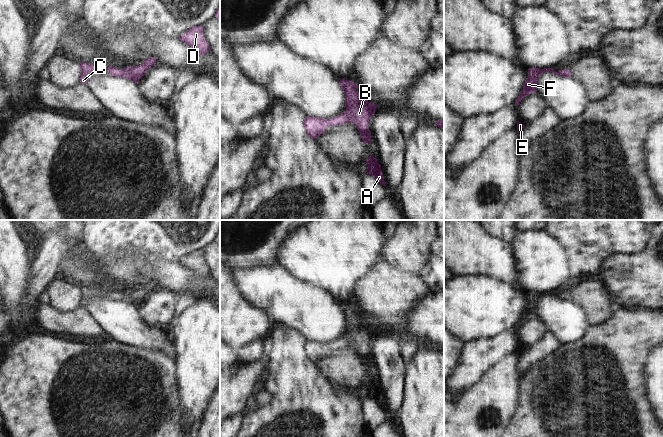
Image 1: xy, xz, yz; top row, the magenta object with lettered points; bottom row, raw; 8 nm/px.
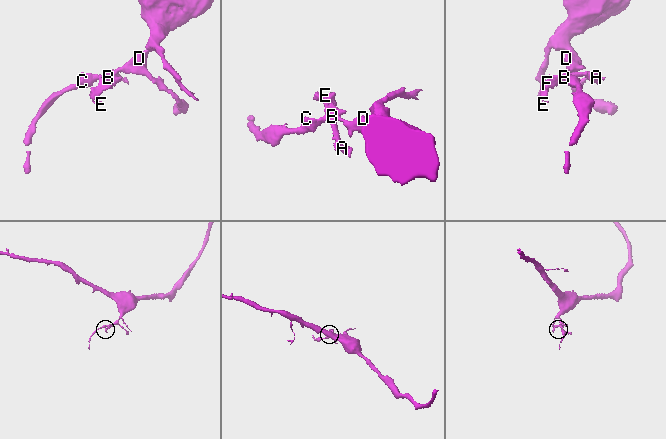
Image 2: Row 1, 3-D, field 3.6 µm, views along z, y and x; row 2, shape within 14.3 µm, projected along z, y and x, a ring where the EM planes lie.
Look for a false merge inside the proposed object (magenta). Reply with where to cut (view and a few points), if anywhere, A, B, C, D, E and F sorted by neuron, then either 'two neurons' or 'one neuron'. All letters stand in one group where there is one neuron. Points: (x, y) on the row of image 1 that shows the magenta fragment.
no cut; A B C D E F; one neuron

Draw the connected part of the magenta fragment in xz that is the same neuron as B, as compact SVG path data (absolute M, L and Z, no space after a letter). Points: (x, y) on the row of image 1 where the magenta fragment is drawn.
M342 78L339 81L340 86L342 87L345 95L345 108L346 110L342 112L340 116L335 116L334 118L328 120L325 118L310 117L306 116L303 122L304 128L307 132L307 135L315 139L321 134L323 134L329 126L344 125L345 123L354 123L357 127L362 141L369 145L371 143L371 133L368 127L369 120L373 117L373 114L376 112L377 104L369 102L365 95L361 95L357 89L359 88L352 80L345 80Z

